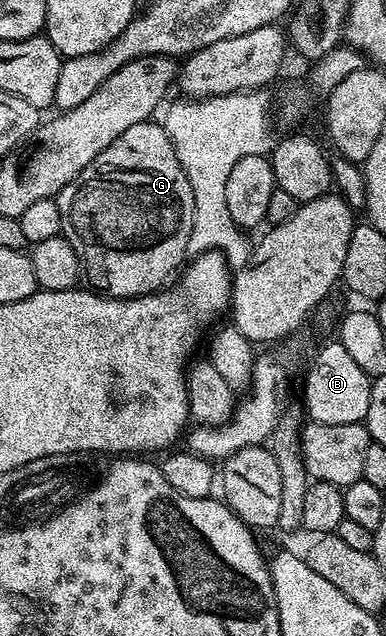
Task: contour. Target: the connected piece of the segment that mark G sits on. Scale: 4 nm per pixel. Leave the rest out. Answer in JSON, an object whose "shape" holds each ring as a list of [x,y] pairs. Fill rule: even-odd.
{"shape":[[[146,121],[139,125],[131,125],[123,137],[119,137],[87,169],[83,169],[78,177],[75,177],[56,196],[60,209],[61,232],[68,243],[75,249],[76,256],[80,259],[82,280],[88,288],[109,296],[110,299],[134,299],[136,295],[151,295],[154,291],[160,291],[166,286],[169,274],[180,268],[187,259],[187,241],[191,237],[191,225],[193,224],[193,198],[191,197],[191,181],[187,181],[187,173],[183,173],[183,165],[179,165],[179,157],[171,145],[171,137],[167,137],[164,126],[157,121]],[[89,231],[93,231],[93,247],[89,247]]]}

